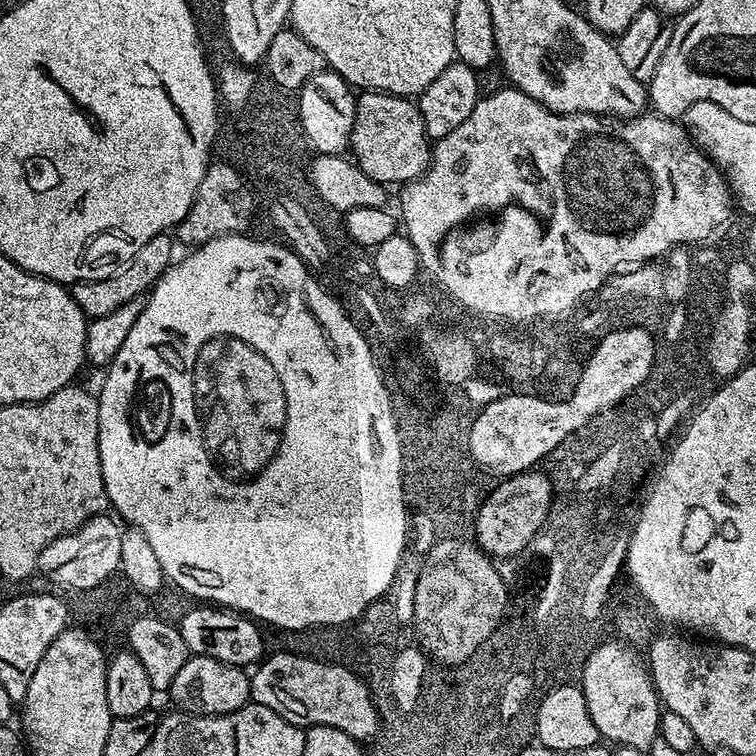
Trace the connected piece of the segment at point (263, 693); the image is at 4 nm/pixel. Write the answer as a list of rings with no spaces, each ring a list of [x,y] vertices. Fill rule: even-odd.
[[[283,650],[273,651],[273,656],[259,661],[258,667],[251,673],[252,682],[251,699],[255,703],[274,710],[286,722],[296,724],[305,730],[314,726],[332,726],[342,730],[342,734],[350,734],[358,742],[365,742],[377,735],[380,731],[380,714],[376,710],[376,702],[369,691],[369,685],[360,676],[350,669],[326,668],[323,663],[310,658],[295,656]]]

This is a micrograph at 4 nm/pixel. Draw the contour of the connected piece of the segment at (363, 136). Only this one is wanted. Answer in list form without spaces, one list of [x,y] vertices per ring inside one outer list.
[[[361,91],[356,98],[350,152],[354,157],[354,163],[364,173],[374,178],[374,182],[385,186],[403,186],[423,176],[430,159],[430,137],[424,129],[424,119],[419,107],[411,99],[403,96],[391,96],[388,92]]]

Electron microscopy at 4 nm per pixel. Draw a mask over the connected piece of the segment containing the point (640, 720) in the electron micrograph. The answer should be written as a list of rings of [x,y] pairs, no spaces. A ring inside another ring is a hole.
[[[599,643],[591,662],[585,663],[582,687],[586,710],[590,710],[601,737],[612,746],[648,750],[660,735],[662,705],[641,657],[639,660],[630,649],[623,648],[628,646],[620,644]]]

